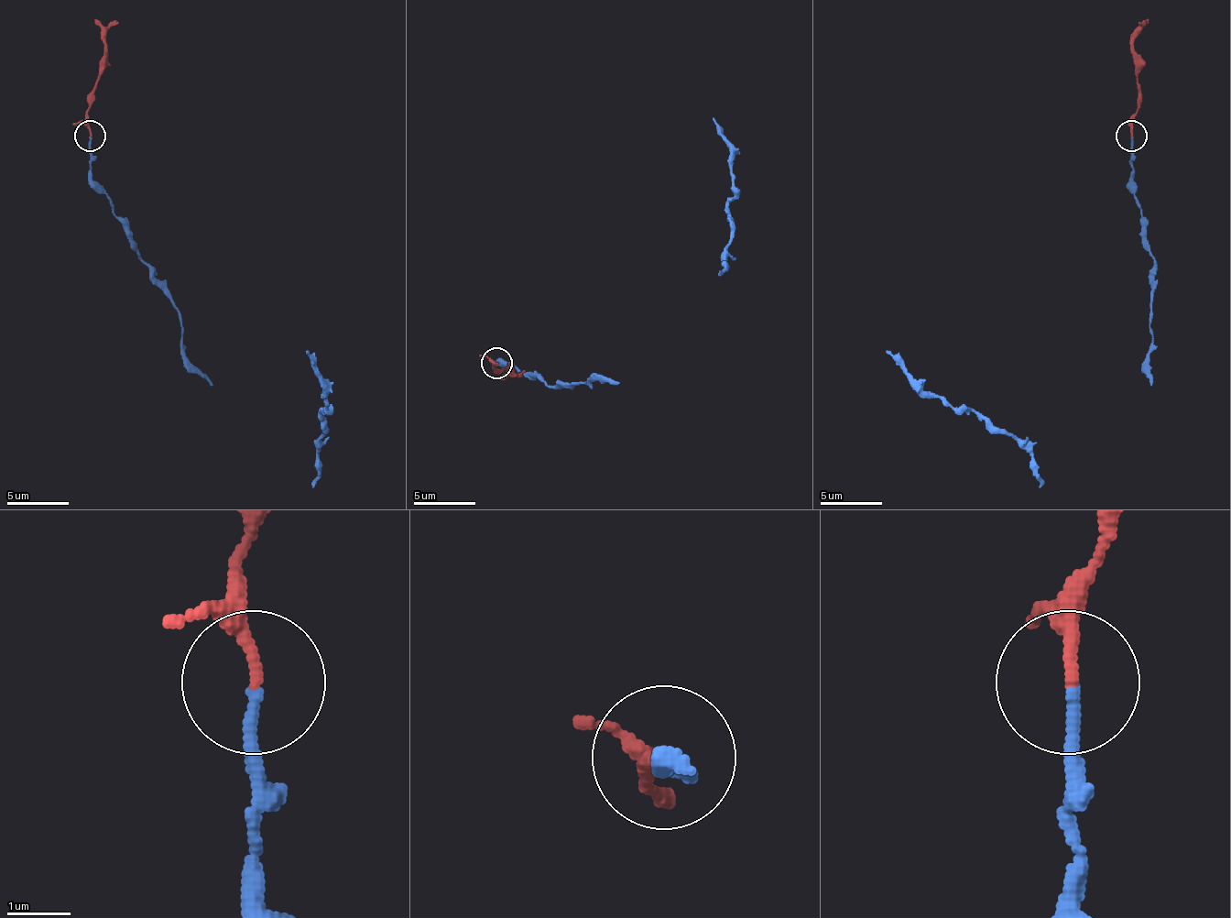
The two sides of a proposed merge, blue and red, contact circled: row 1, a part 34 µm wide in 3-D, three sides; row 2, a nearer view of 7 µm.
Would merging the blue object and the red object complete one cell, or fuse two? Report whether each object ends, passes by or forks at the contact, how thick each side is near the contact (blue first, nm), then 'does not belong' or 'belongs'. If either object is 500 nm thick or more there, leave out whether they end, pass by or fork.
blue ends there; red ends there; 180 nm thick on the blue side, 200 nm on the other; belongs

